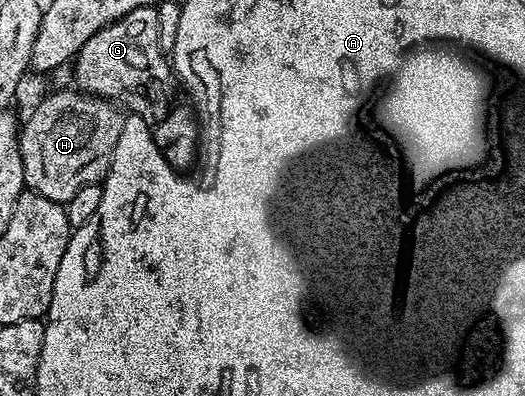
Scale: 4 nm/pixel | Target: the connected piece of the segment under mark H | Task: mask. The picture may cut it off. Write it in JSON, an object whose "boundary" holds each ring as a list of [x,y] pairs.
{"boundary":[[[71,88],[68,90],[58,91],[56,93],[49,93],[38,108],[35,109],[30,118],[23,123],[20,132],[20,151],[22,152],[22,162],[24,164],[24,185],[27,189],[34,191],[36,194],[46,196],[46,200],[54,200],[55,202],[66,204],[74,196],[74,192],[78,192],[80,188],[87,186],[95,186],[107,175],[108,167],[112,165],[112,153],[118,144],[118,136],[124,127],[124,120],[126,117],[125,111],[120,111],[121,107],[115,101],[107,98],[98,98],[94,94],[86,94],[79,89]]]}

